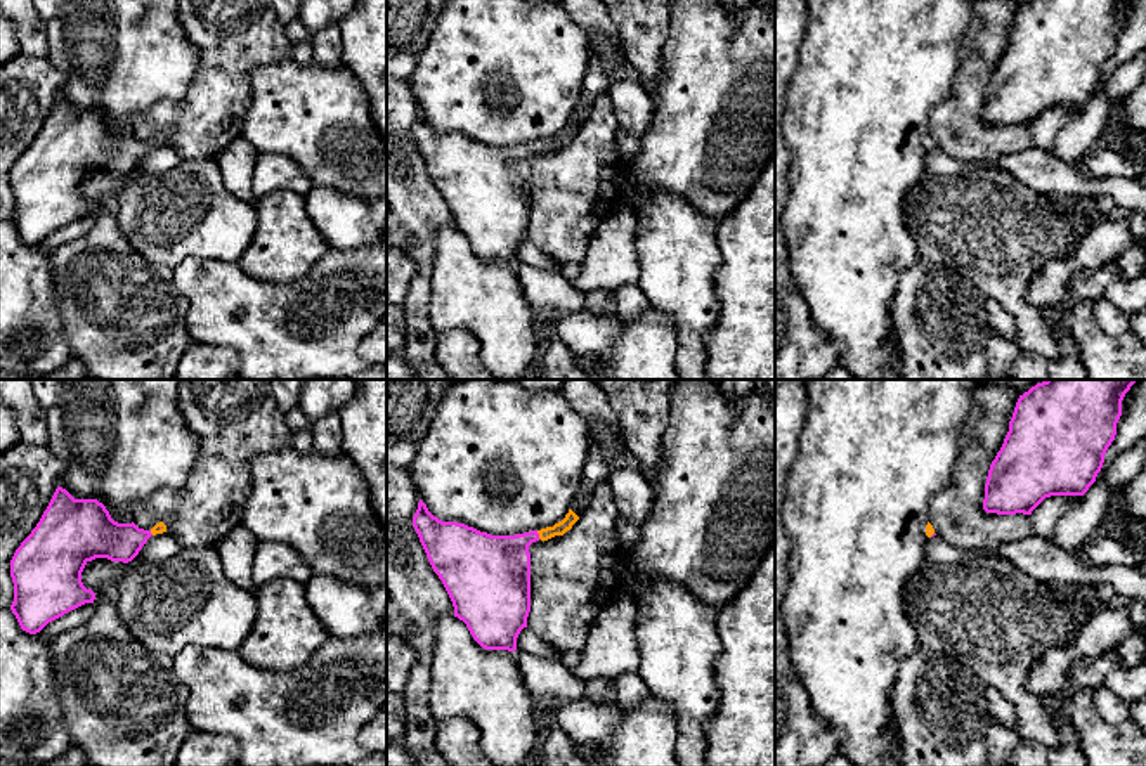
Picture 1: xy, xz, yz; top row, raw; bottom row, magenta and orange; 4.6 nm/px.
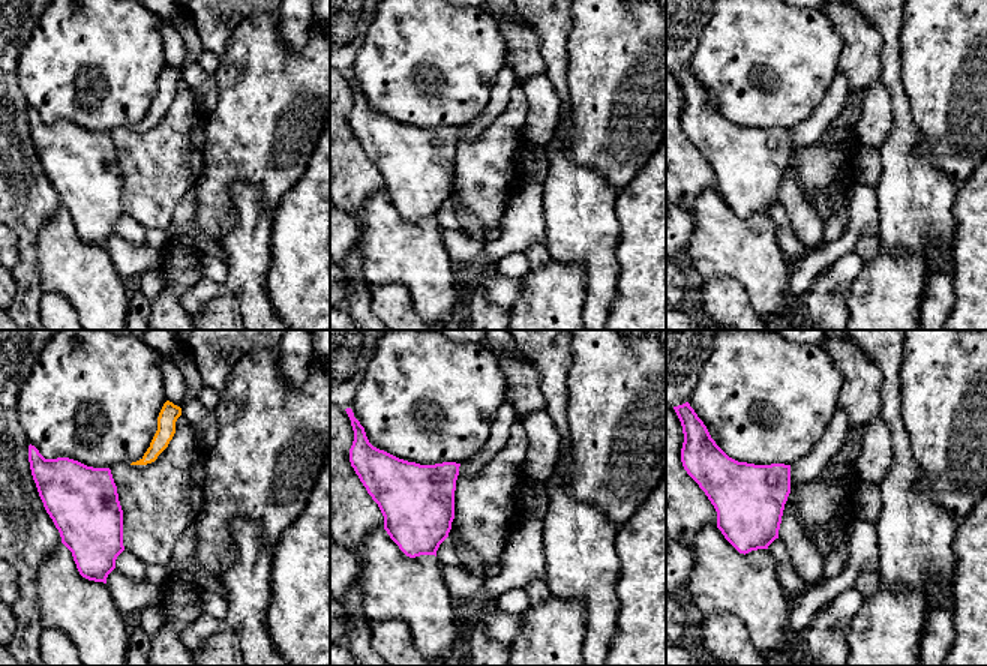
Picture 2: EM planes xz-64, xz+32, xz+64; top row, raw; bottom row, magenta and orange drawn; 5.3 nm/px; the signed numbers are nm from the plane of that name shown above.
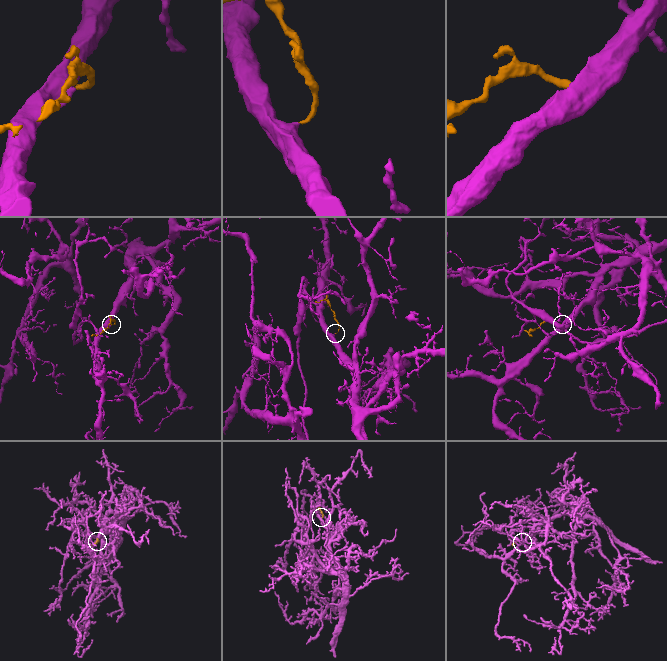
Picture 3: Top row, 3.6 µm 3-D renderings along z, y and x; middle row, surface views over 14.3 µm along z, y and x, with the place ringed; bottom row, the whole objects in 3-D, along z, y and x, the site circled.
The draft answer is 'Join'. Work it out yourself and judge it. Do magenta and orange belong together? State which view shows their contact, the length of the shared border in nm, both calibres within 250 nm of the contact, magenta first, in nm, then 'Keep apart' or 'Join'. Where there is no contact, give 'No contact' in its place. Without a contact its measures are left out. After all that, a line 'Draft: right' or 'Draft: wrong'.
Touches magenta in xz. Shared border 40 nm. Thickness 320 nm (magenta) against 60 nm. Join
Draft: right

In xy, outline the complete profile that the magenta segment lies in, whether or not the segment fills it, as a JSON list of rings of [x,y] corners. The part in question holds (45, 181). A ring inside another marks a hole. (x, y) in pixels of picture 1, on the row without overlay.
[[[57,99],[40,133],[21,154],[10,172],[14,213],[10,217],[23,243],[40,244],[49,234],[64,225],[94,215],[95,204],[81,194],[85,177],[95,170],[132,173],[151,147],[166,144],[163,133],[151,142],[132,135],[118,135],[97,111],[75,111],[66,101]]]

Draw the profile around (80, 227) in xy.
[[[85,215],[62,229],[49,234],[38,246],[45,251],[52,251],[61,244],[85,237],[95,227],[95,217]]]

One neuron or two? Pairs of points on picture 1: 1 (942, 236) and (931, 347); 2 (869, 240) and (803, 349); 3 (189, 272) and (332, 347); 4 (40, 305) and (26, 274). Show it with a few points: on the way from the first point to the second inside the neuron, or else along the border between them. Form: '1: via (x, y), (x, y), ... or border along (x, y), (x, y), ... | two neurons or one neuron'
1: border along (919, 255), (957, 271), (975, 285) | two neurons
2: border along (800, 292), (812, 324), (843, 345), (839, 361) | two neurons
3: via (224, 298), (245, 304), (297, 342) | one neuron
4: via (35, 298), (26, 288), (26, 281) | one neuron

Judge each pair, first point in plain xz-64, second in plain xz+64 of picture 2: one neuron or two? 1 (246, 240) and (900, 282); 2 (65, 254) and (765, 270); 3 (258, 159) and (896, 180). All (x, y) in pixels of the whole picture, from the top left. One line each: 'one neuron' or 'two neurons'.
1: two neurons
2: one neuron
3: two neurons

